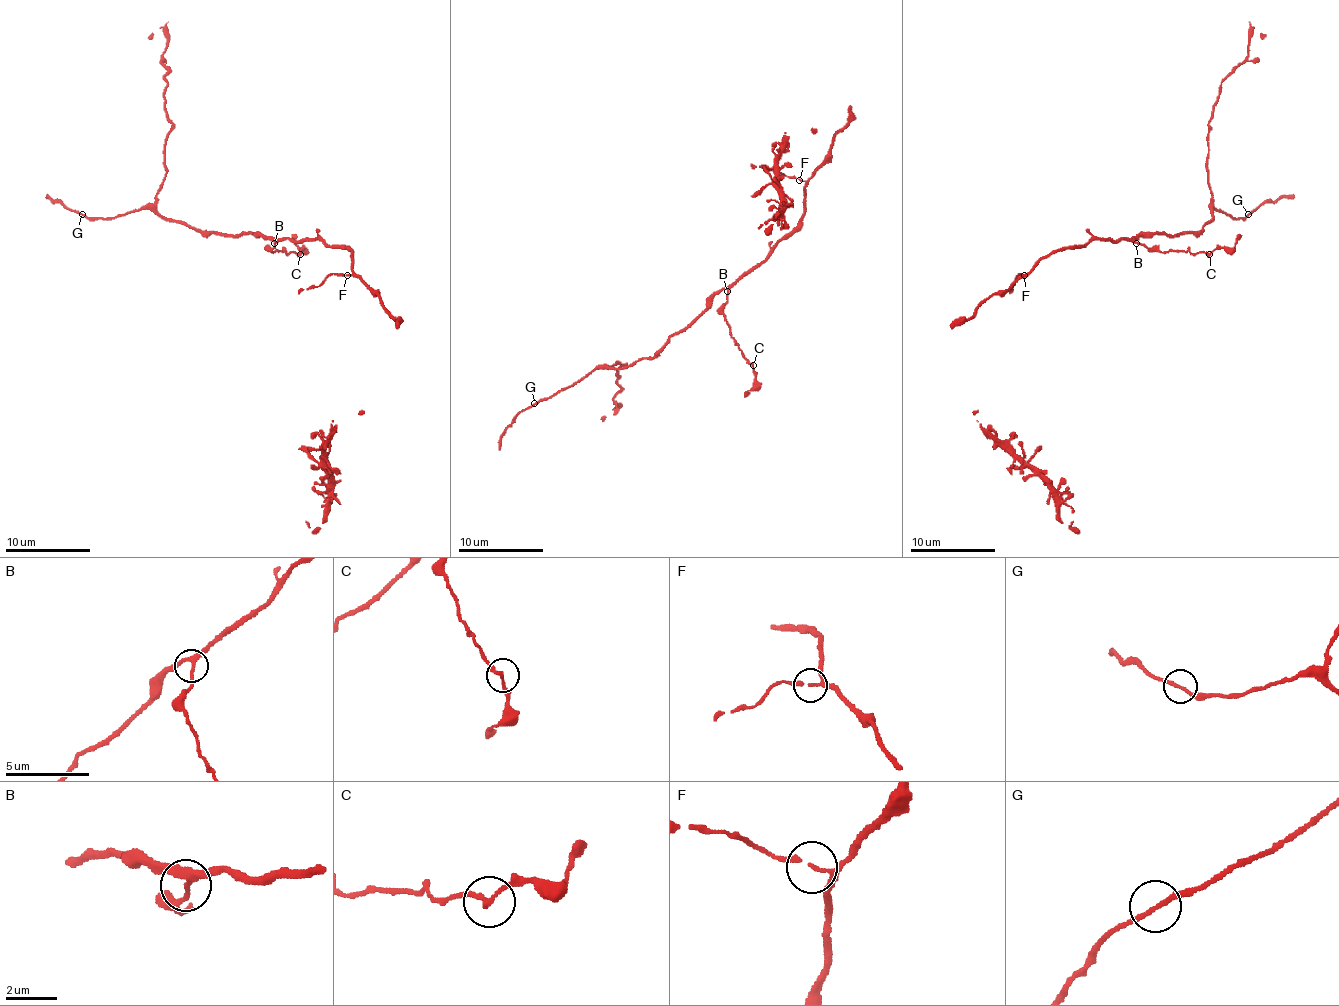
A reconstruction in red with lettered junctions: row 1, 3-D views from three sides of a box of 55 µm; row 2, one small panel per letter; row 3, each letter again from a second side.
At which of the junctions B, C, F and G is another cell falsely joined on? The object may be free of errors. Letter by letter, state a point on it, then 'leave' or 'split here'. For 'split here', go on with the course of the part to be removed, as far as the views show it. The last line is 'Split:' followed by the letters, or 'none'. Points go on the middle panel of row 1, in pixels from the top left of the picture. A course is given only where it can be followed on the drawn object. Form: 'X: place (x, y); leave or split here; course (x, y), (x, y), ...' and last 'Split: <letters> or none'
B: place (727, 291); leave
C: place (753, 365); leave
F: place (799, 180); leave
G: place (534, 403); leave
Split: none

